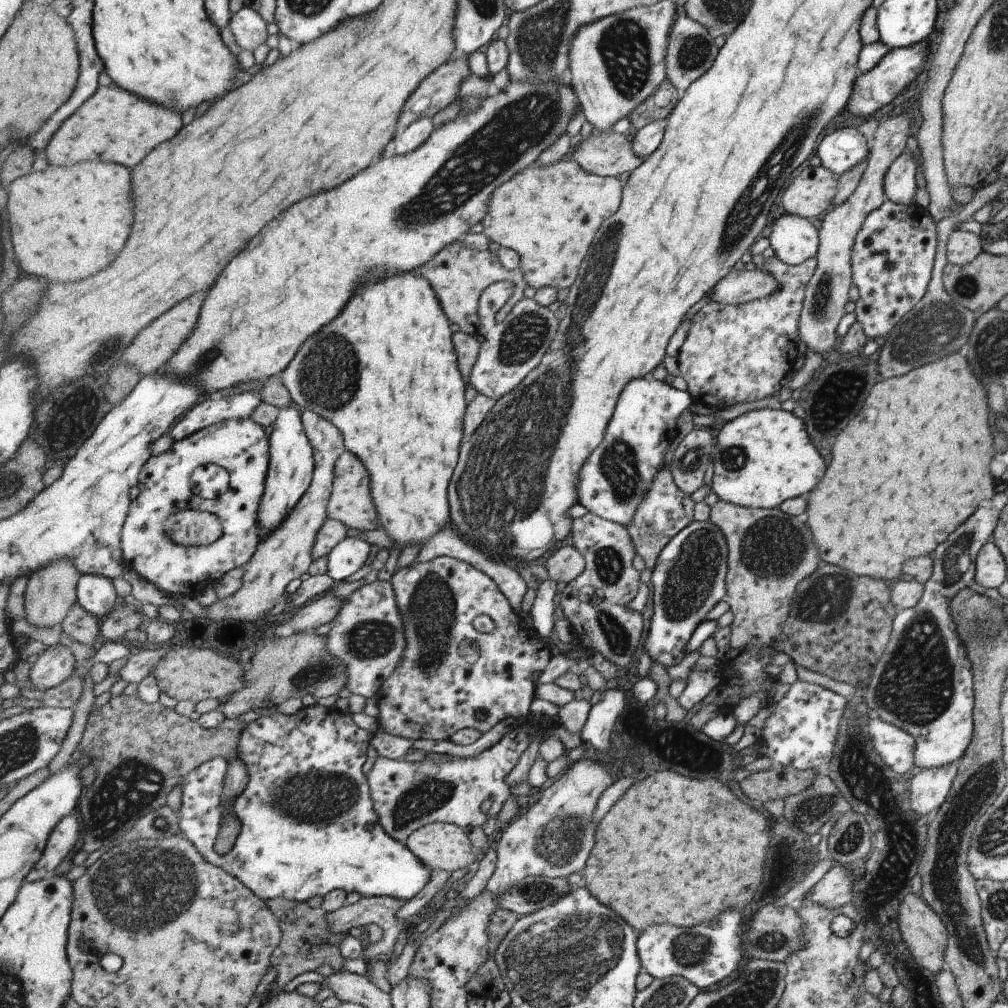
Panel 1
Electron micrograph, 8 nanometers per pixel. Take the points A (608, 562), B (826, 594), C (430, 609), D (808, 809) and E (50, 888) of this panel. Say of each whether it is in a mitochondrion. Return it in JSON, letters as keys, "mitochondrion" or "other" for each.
{"A":"mitochondrion","B":"mitochondrion","C":"mitochondrion","D":"mitochondrion","E":"other"}

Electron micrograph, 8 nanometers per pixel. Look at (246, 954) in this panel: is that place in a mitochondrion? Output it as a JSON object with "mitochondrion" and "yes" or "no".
{"mitochondrion":"no"}

